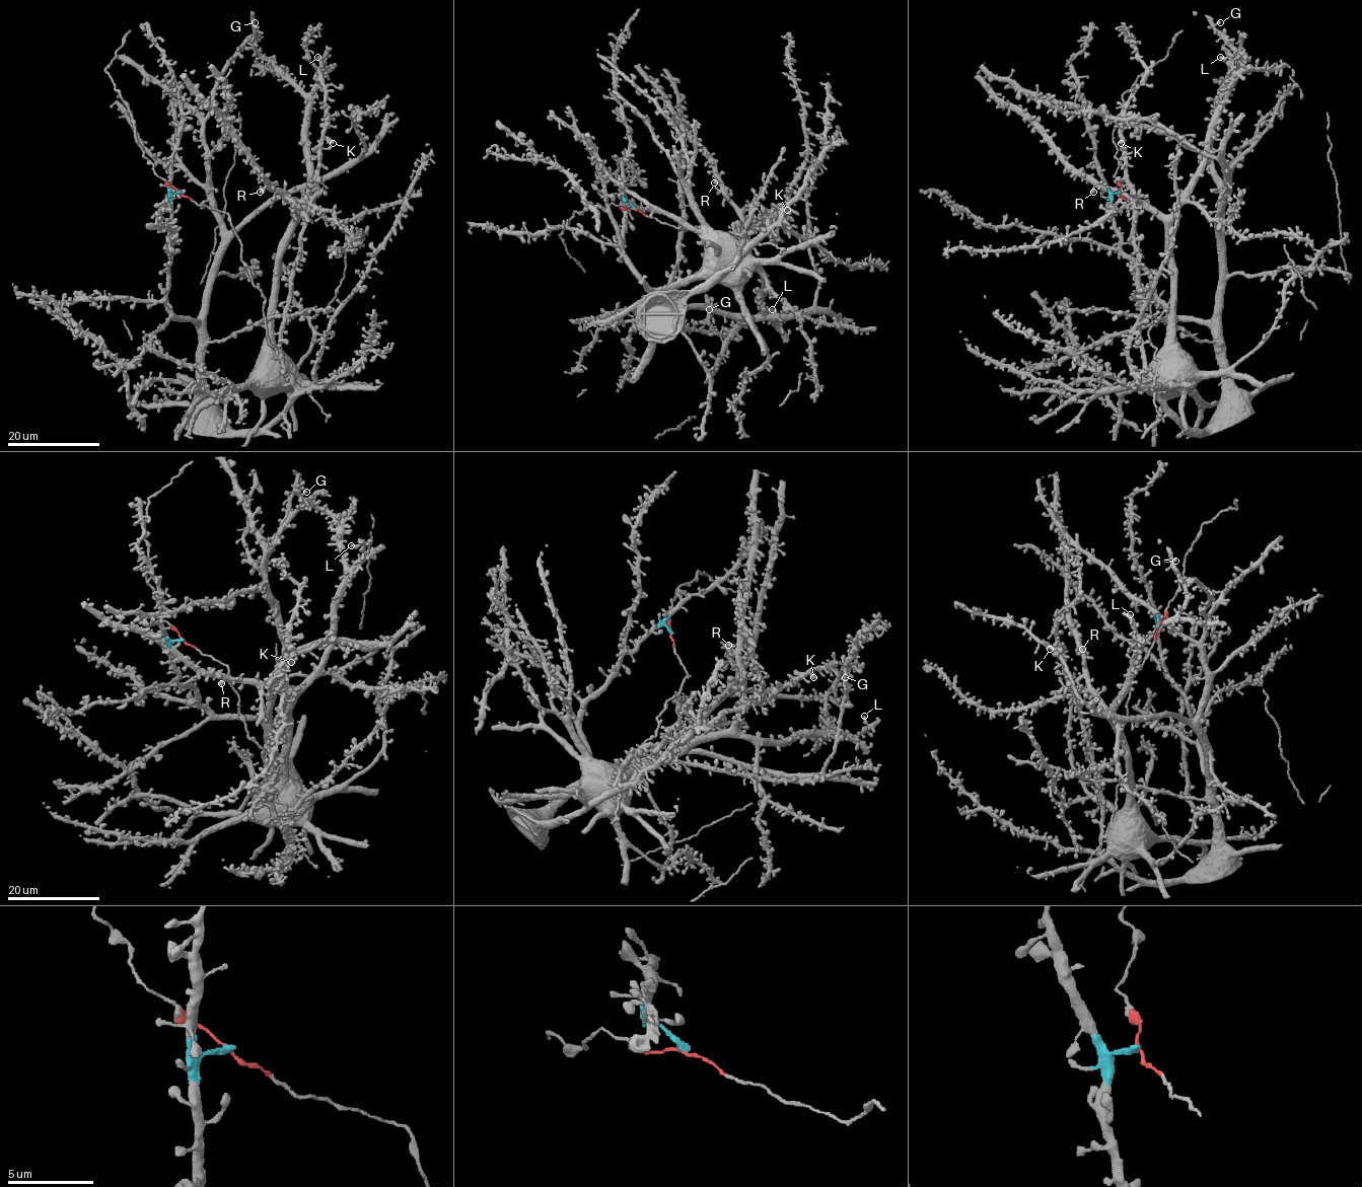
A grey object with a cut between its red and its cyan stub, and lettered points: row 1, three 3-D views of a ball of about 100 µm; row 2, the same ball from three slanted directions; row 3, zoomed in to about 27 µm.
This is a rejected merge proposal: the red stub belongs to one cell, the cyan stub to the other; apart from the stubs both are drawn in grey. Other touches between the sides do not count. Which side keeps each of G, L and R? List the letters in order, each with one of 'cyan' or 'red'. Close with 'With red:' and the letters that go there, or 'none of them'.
G: red
L: red
R: red
With red: G, L, R

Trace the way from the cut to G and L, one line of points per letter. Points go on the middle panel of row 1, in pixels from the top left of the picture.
G: (633, 208), (710, 228), (732, 243), (727, 260), (747, 260), (762, 274), (755, 315), (718, 332), (710, 309)
L: (633, 208), (732, 243), (727, 260), (747, 260), (762, 274), (762, 306), (777, 322), (772, 308)

